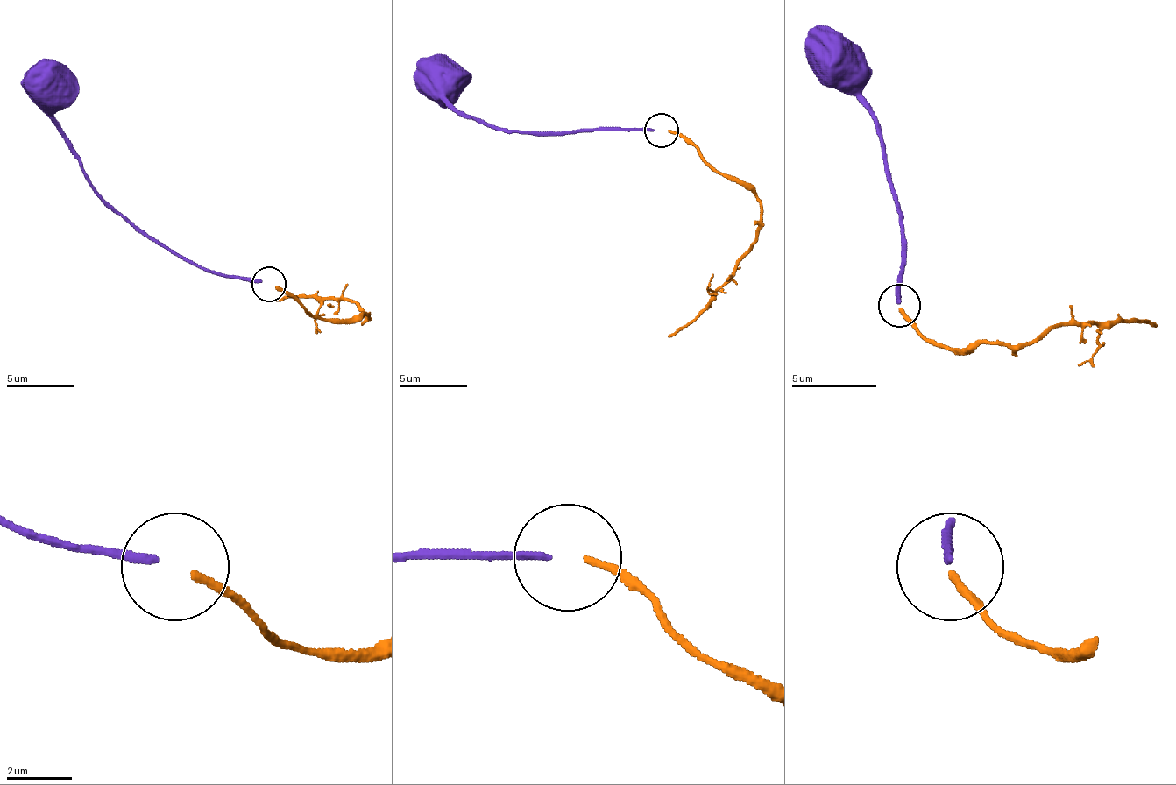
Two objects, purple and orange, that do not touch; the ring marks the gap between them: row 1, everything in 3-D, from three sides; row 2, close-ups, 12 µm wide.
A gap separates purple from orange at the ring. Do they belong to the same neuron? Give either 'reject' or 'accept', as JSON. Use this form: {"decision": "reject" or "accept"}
{"decision": "reject"}

